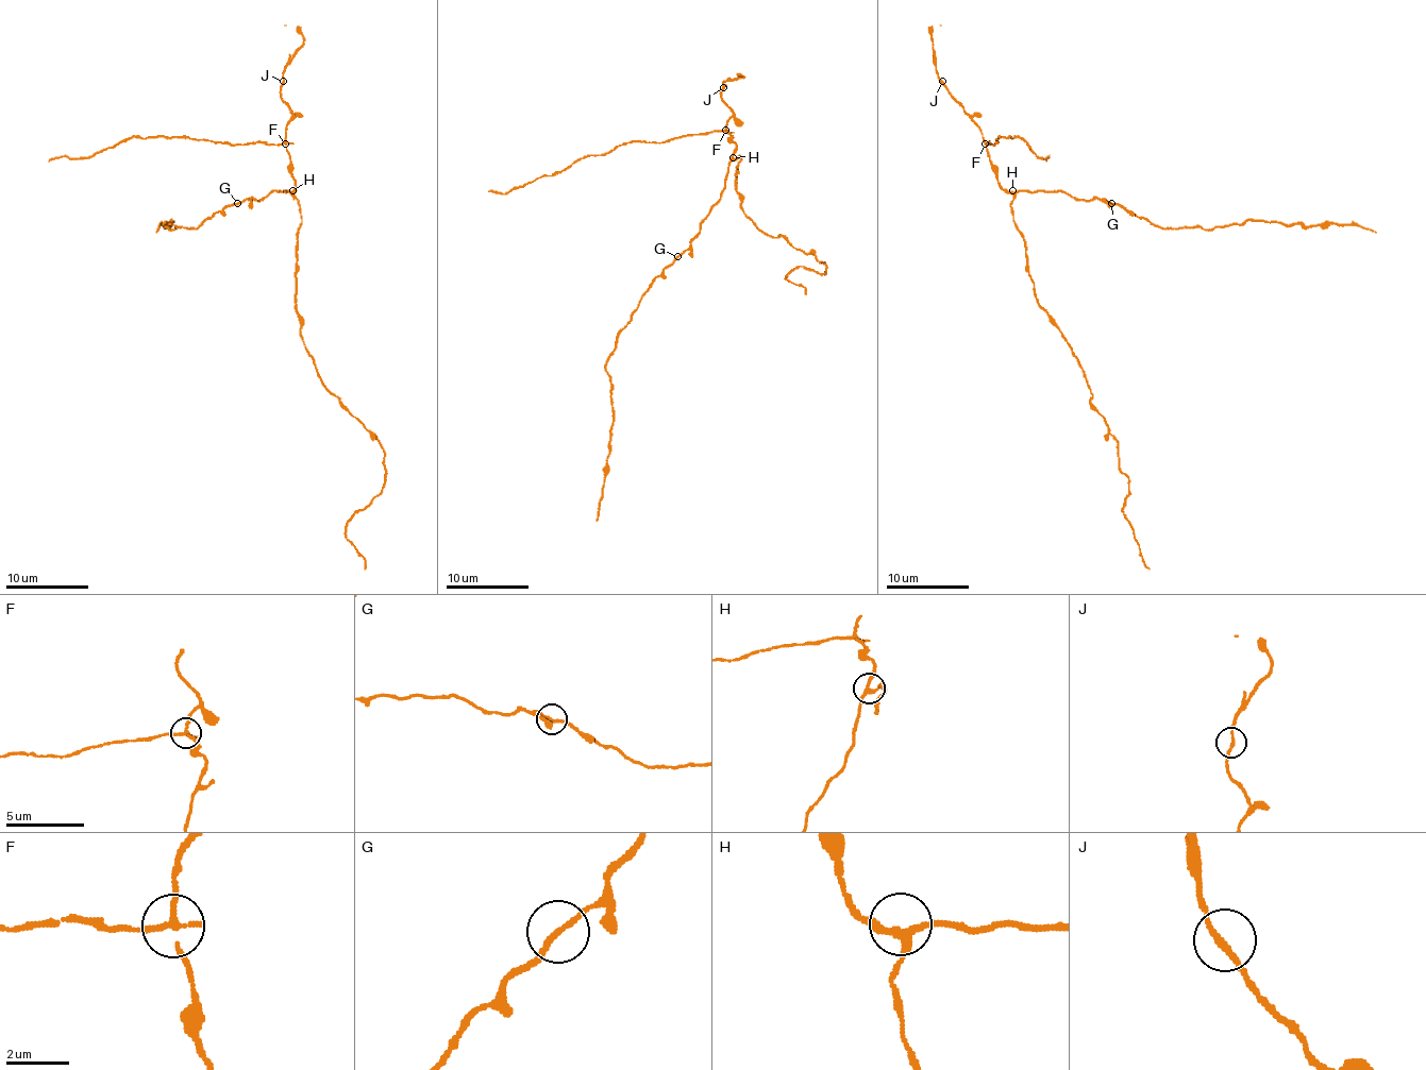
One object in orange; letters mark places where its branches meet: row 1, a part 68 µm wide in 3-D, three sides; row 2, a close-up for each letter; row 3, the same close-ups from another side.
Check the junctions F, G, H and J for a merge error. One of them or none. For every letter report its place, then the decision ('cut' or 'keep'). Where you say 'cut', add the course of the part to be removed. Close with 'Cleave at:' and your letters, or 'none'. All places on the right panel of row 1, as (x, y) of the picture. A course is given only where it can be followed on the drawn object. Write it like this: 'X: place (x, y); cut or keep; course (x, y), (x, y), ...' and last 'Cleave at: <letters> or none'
F: place (985, 143); cut; course (986, 143), (992, 145), (999, 141), (996, 139), (1021, 137), (1039, 157), (1047, 155), (1045, 162)
G: place (1111, 203); keep
H: place (1012, 190); keep
J: place (942, 81); keep
Cleave at: F

